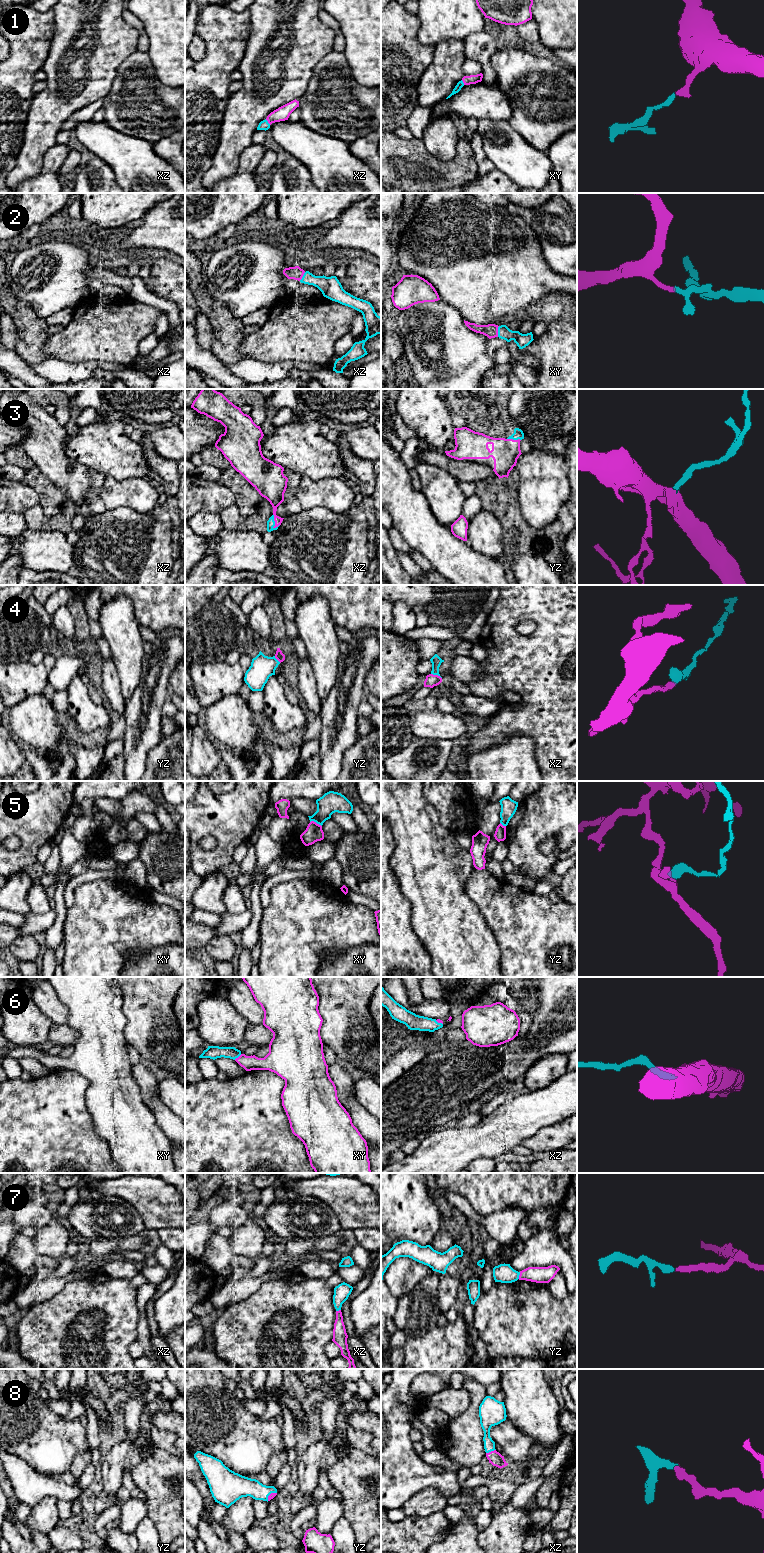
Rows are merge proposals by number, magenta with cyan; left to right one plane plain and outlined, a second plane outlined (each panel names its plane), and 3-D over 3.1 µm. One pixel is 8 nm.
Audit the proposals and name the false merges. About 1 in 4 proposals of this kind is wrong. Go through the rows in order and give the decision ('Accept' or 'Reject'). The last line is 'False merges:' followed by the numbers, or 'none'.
1: Accept
2: Accept
3: Accept
4: Accept
5: Reject
6: Accept
7: Accept
8: Accept
False merges: 5

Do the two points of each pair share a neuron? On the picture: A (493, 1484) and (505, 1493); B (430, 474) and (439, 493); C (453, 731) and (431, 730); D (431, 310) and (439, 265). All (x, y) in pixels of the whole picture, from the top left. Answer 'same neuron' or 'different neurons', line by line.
A: same neuron
B: same neuron
C: same neuron
D: different neurons

